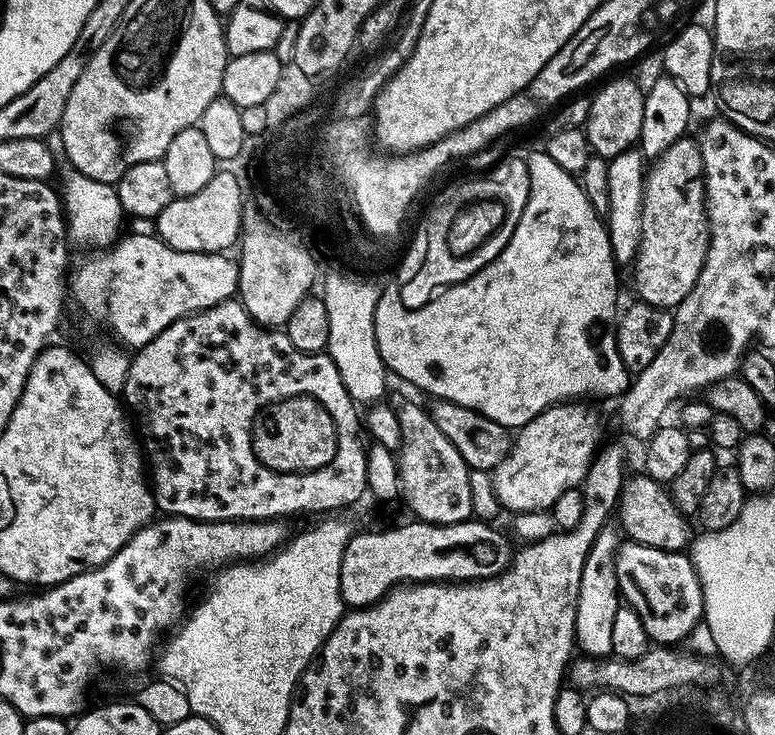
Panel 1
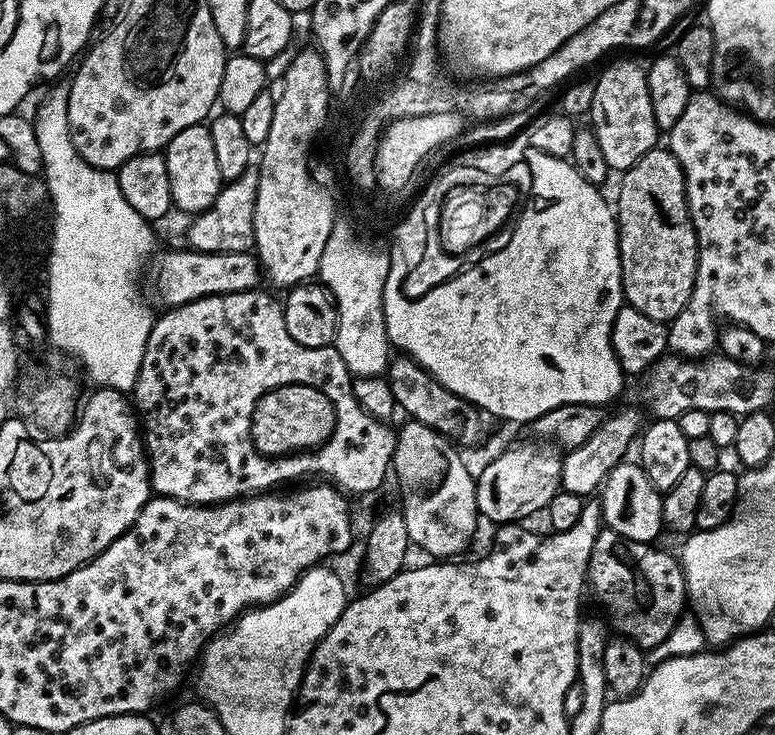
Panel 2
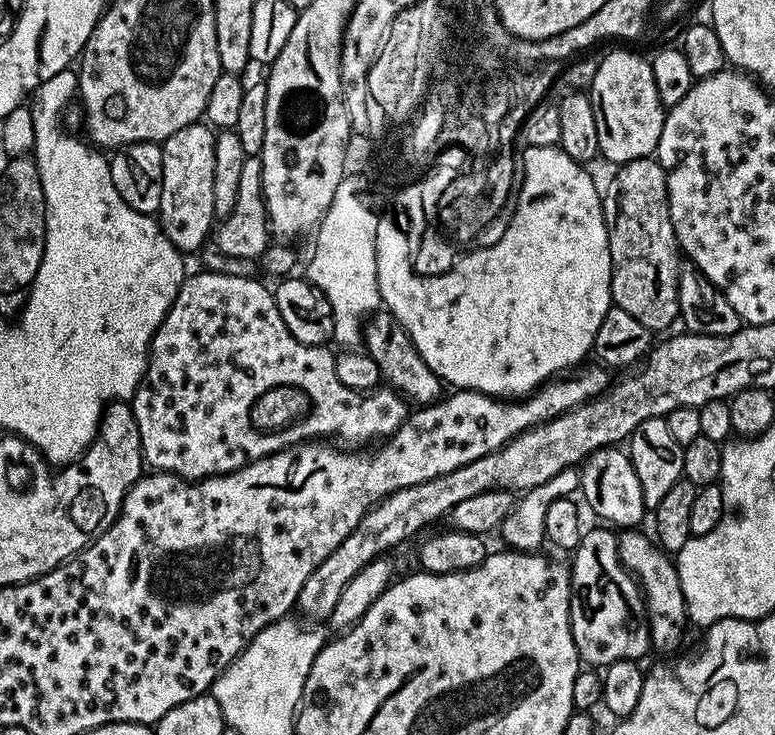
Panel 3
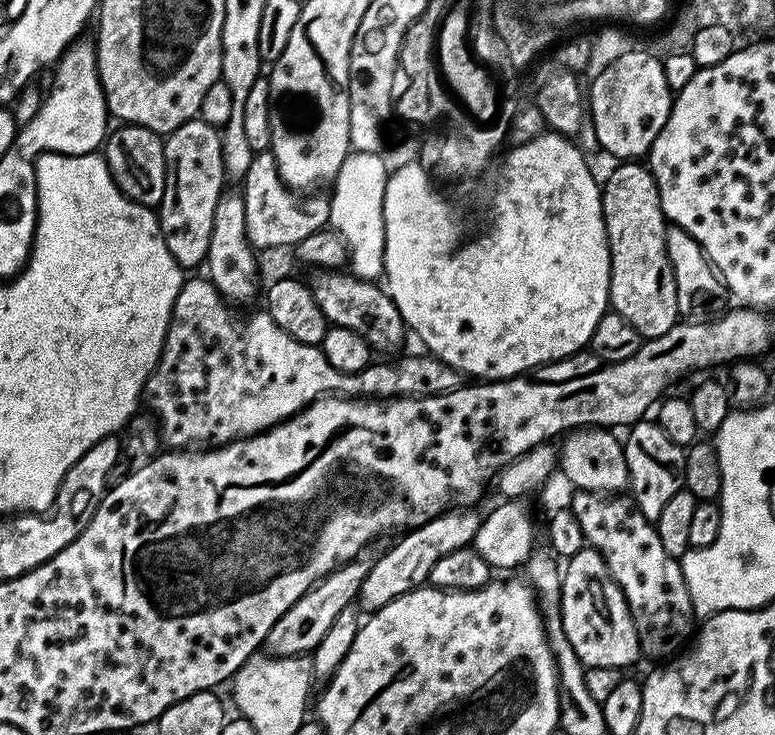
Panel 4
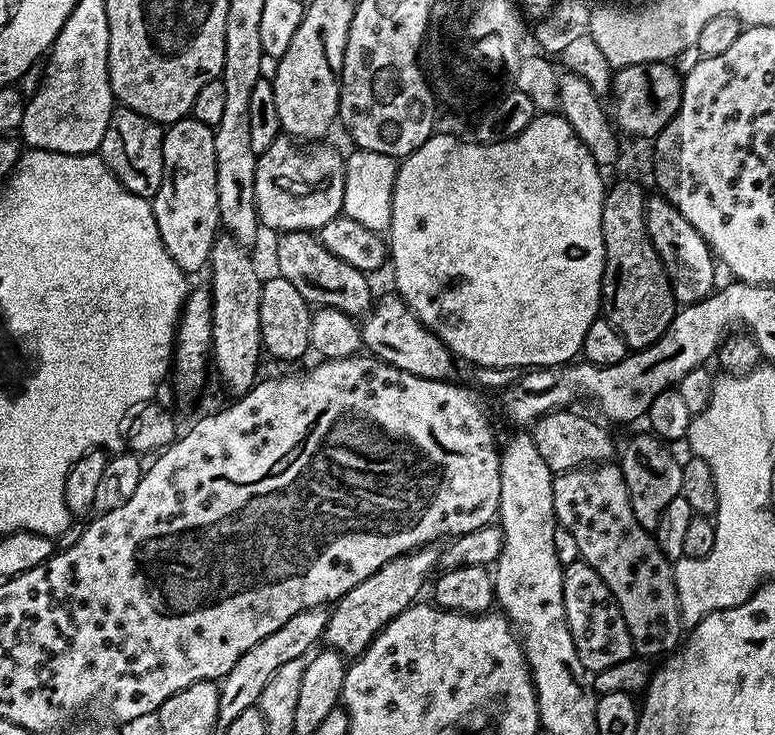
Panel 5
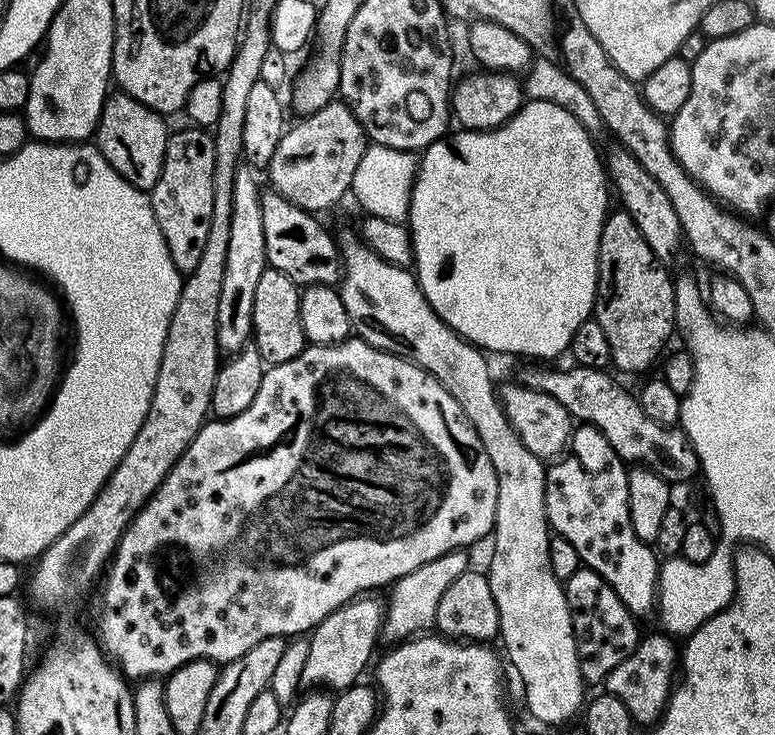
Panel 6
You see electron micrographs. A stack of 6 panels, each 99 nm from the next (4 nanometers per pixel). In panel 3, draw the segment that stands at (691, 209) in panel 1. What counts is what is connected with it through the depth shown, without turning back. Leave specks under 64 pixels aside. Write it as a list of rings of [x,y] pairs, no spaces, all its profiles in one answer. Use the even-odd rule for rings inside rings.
[[[645,158],[642,160],[631,160],[628,164],[619,165],[614,182],[602,198],[604,206],[604,221],[606,222],[606,230],[608,231],[608,245],[610,246],[610,258],[612,259],[612,302],[613,305],[622,310],[626,310],[626,314],[630,314],[633,318],[638,318],[638,322],[642,322],[642,326],[646,326],[654,334],[660,334],[663,328],[668,328],[673,323],[677,323],[680,307],[678,306],[678,282],[680,281],[680,270],[682,267],[682,249],[676,240],[676,231],[674,230],[674,222],[670,218],[670,206],[668,205],[668,187],[666,186],[666,178],[668,173],[662,170],[662,166],[655,158]]]

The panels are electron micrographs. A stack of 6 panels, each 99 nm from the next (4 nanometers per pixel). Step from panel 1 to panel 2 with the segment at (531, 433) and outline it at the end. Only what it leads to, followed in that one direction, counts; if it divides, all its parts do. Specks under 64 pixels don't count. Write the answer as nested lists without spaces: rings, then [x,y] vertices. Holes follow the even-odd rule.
[[[532,442],[536,444],[516,444],[496,456],[476,476],[476,510],[481,517],[493,520],[496,526],[527,521],[527,516],[535,512],[543,513],[548,503],[561,491],[560,471],[563,468],[562,452],[552,442]]]

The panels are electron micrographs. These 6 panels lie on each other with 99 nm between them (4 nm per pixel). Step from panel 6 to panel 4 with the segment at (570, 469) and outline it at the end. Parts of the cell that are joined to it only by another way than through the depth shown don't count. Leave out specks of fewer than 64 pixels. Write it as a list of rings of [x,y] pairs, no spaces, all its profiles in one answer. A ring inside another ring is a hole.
[[[579,490],[571,494],[570,507],[574,518],[578,518],[578,526],[582,526],[585,545],[602,554],[606,570],[626,598],[630,618],[634,618],[634,630],[638,630],[641,657],[645,661],[656,660],[652,662],[675,657],[693,639],[698,624],[679,559],[666,554],[655,523],[649,522],[627,495],[609,498]]]

